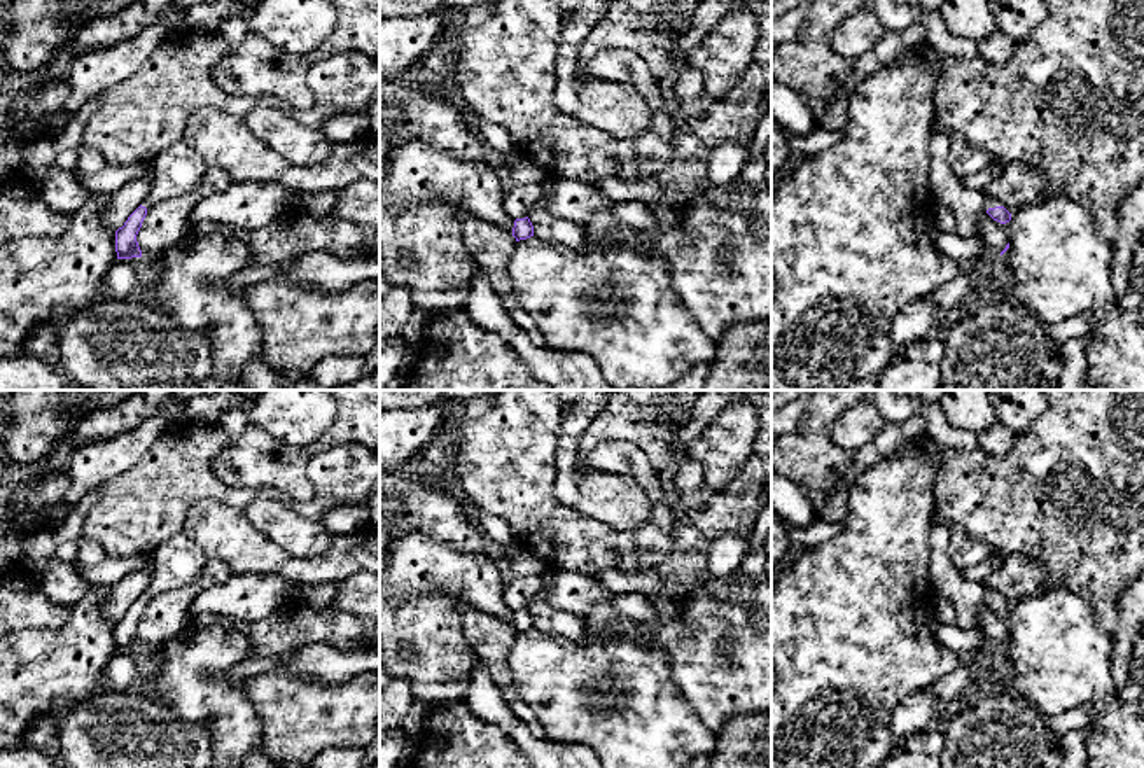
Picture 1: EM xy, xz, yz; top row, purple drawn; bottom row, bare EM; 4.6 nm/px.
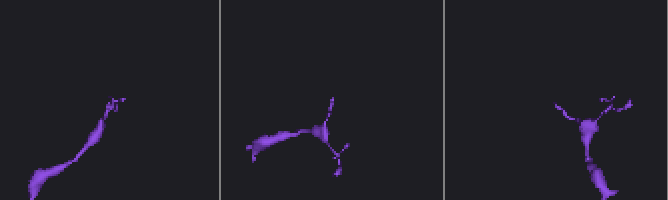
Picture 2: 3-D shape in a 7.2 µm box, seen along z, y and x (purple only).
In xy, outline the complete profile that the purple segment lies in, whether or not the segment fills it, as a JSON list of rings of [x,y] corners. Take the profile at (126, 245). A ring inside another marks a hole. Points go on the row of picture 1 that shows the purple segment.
[[[184,140],[171,143],[152,161],[154,184],[149,198],[128,217],[122,227],[115,231],[117,259],[142,257],[136,234],[147,215],[147,210],[159,199],[194,191],[205,171],[206,163]]]

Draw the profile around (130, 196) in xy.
[[[145,173],[115,191],[103,206],[103,224],[112,231],[122,227],[128,217],[149,198],[152,184],[154,177]]]

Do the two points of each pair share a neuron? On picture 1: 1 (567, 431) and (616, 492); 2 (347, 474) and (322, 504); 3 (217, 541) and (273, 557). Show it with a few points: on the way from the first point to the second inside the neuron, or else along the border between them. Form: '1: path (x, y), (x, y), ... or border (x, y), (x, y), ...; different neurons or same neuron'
1: path (567, 452), (569, 471), (588, 490), (595, 492); same neuron
2: path (340, 481), (326, 497); same neuron
3: path (231, 541), (259, 555); same neuron

